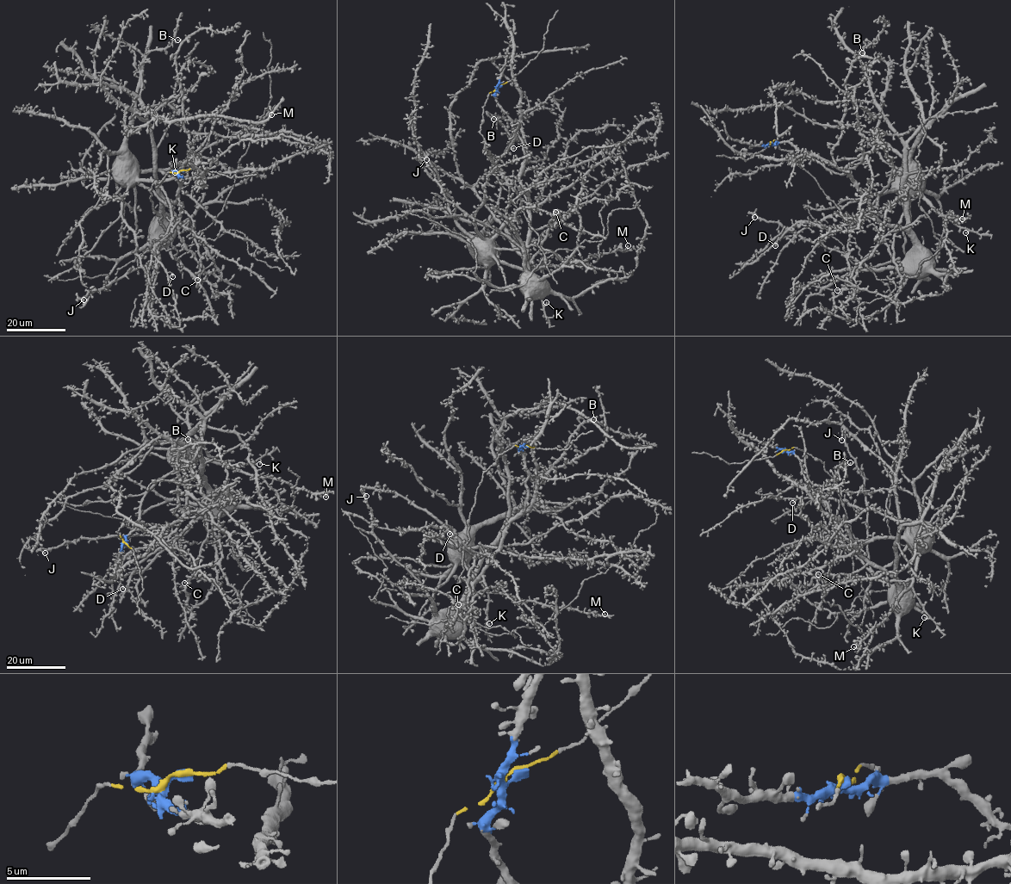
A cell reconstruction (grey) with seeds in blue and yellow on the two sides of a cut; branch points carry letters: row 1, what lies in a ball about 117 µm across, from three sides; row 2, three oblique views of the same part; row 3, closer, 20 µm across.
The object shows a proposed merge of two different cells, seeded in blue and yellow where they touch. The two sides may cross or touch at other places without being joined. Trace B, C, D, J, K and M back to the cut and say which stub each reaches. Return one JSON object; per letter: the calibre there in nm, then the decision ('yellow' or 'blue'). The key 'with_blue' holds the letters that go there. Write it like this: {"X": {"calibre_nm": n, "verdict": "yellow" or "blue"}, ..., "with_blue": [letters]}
{"B": {"calibre_nm": 240, "verdict": "blue"}, "C": {"calibre_nm": 240, "verdict": "blue"}, "D": {"calibre_nm": 400, "verdict": "blue"}, "J": {"calibre_nm": 380, "verdict": "blue"}, "K": {"calibre_nm": 320, "verdict": "yellow"}, "M": {"calibre_nm": 240, "verdict": "yellow"}, "with_blue": ["B", "C", "D", "J"]}

